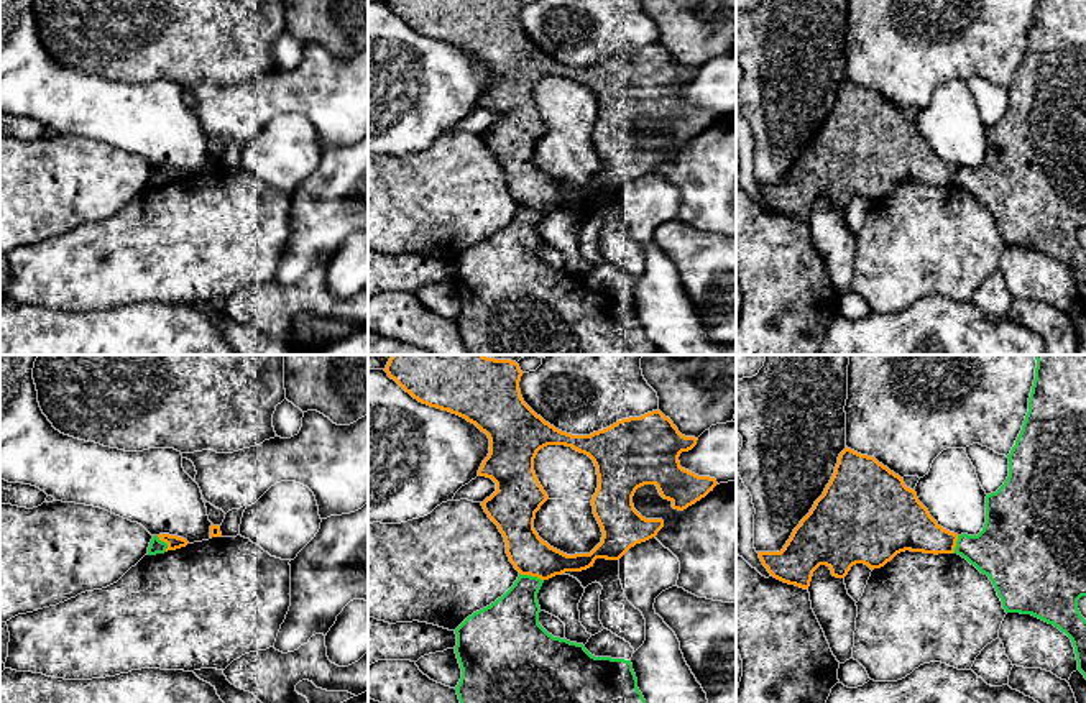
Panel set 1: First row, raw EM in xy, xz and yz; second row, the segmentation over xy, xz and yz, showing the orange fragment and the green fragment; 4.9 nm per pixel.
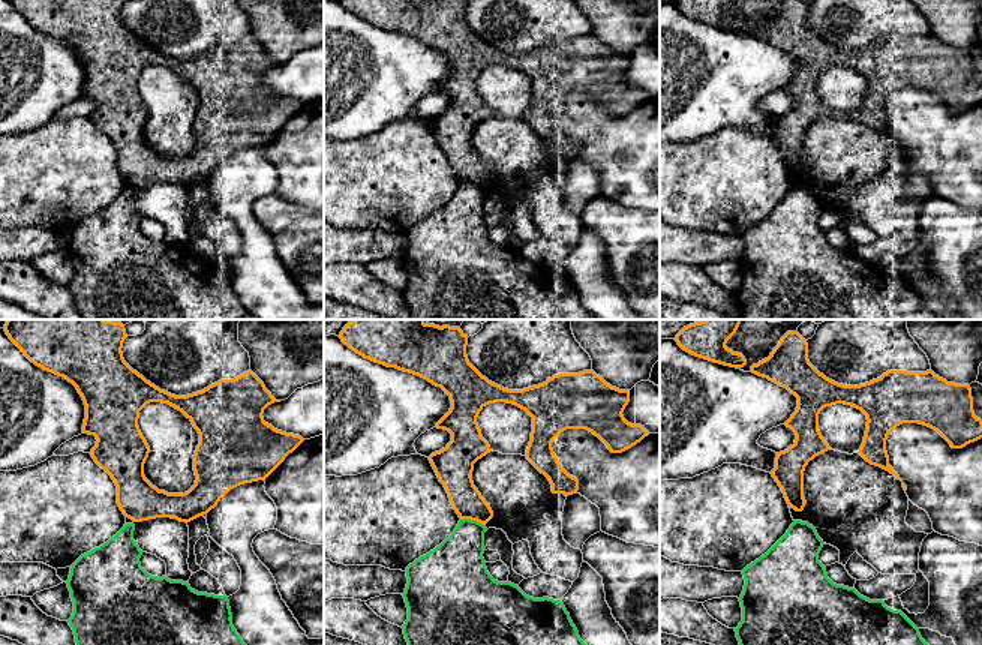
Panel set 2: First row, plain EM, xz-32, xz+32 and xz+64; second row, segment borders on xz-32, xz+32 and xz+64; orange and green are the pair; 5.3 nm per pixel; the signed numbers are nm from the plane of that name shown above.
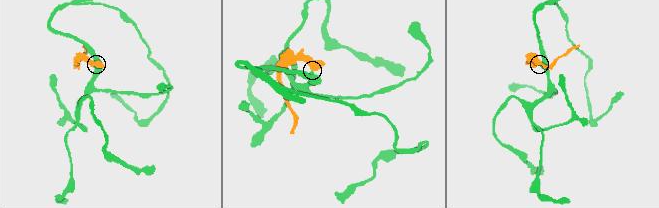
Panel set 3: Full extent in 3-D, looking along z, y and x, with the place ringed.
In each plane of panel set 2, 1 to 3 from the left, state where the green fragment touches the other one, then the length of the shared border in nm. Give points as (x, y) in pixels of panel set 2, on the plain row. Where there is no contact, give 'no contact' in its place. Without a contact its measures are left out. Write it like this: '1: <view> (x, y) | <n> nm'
1: no contact
2: xz+32 (473, 183) | 140 nm
3: no contact

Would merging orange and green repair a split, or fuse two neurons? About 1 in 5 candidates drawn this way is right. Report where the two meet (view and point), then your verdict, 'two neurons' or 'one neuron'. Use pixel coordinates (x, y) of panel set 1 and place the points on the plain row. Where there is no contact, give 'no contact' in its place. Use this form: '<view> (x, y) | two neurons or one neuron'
xz (531, 207) | two neurons

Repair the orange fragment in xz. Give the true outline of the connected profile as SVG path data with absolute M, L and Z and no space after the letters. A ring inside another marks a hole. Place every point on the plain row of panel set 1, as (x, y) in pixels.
M384 0L384 3L419 34L457 46L488 67L490 85L478 107L491 110L496 123L481 138L503 166L509 194L521 207L549 212L565 204L582 204L593 199L596 191L619 192L636 176L656 169L664 153L642 149L633 136L636 122L644 117L656 117L660 128L679 143L695 136L718 117L715 110L698 108L680 99L680 85L692 82L698 71L682 67L659 41L618 53L590 67L572 67L545 54L524 34L519 21L521 0ZM547 77L572 79L588 87L596 99L598 120L591 138L603 169L590 186L567 187L544 174L534 161L536 145L549 131L536 108L534 90Z

